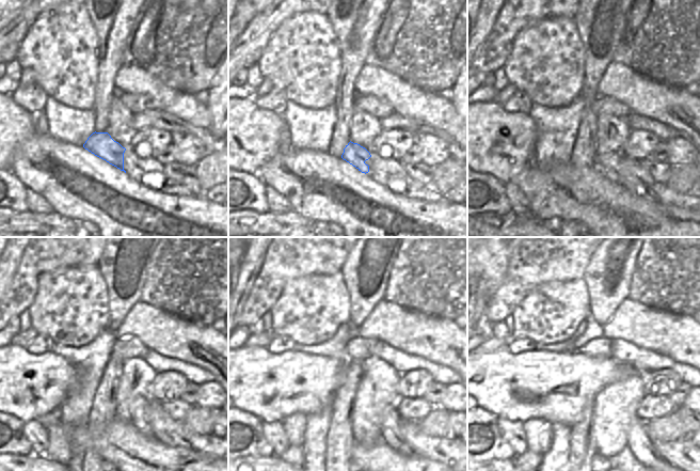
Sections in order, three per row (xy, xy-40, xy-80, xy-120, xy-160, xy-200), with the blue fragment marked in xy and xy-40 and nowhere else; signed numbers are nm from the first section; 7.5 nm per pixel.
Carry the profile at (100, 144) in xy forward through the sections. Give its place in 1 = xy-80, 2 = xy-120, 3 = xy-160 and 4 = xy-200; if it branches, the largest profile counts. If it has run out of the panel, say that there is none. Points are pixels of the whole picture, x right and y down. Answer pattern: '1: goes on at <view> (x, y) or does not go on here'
1: goes on at xy-80 (605, 163)
2: goes on at xy-120 (139, 420)
3: goes on at xy-160 (391, 422)
4: goes on at xy-200 (638, 443)

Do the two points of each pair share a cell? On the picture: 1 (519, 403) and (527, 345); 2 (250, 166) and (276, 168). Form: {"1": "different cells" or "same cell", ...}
{"1": "different cells", "2": "different cells"}

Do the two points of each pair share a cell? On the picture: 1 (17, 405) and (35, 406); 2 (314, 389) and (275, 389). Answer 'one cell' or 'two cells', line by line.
1: one cell
2: one cell

